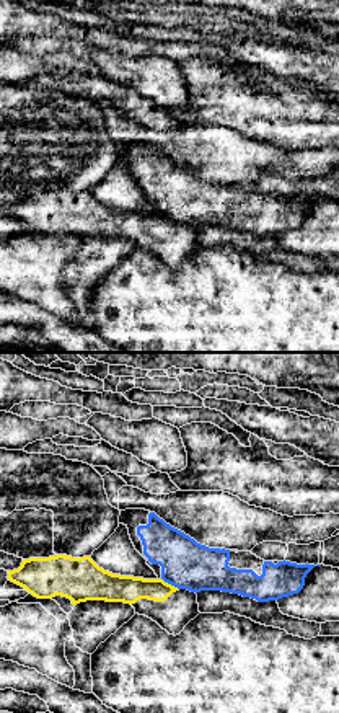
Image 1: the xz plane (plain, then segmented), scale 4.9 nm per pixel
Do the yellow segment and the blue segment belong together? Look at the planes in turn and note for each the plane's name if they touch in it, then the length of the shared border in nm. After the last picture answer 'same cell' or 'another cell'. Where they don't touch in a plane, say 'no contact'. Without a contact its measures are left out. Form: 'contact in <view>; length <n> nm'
contact in xz; length 110 nm

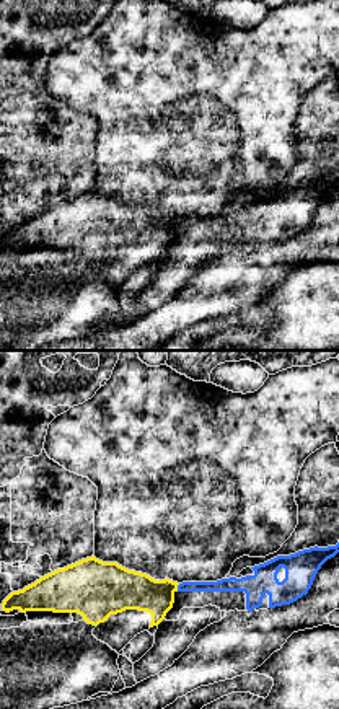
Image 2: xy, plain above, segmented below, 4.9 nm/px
contact in xy; length 40 nm

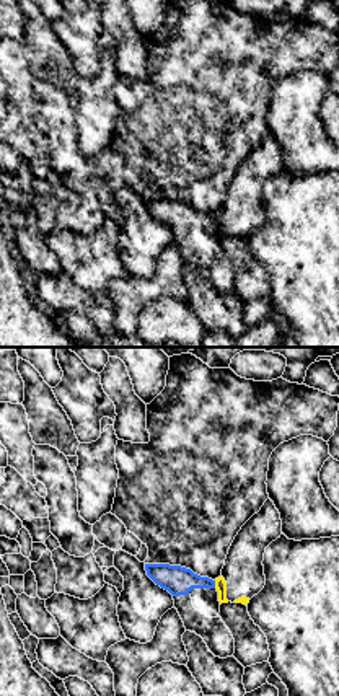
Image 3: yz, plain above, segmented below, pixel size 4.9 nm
contact in yz; length 40 nm

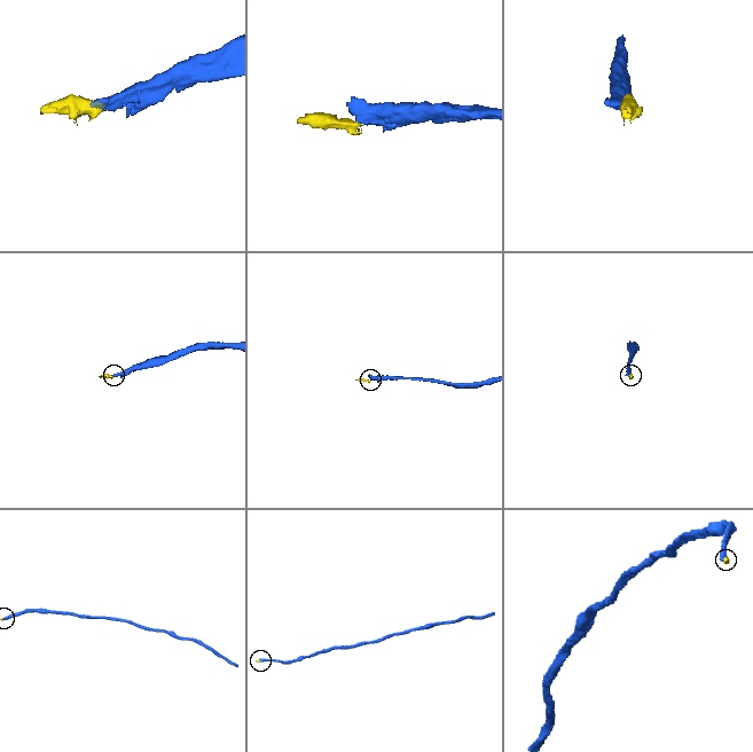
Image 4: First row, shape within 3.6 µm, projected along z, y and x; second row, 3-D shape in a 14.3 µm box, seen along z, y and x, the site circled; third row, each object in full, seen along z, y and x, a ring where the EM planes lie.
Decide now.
another cell

